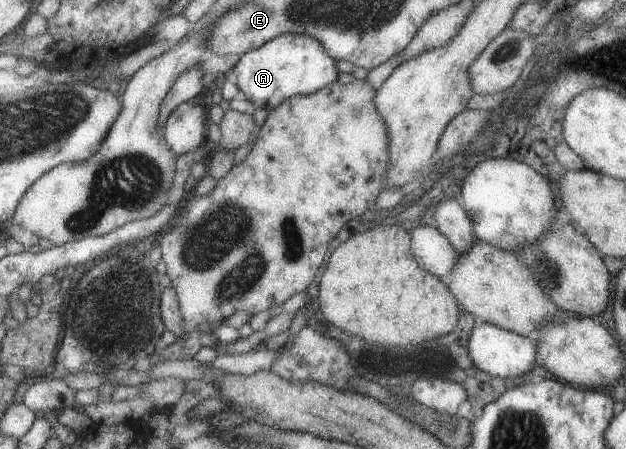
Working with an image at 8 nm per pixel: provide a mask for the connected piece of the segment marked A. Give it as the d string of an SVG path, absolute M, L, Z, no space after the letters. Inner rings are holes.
M289 33L246 52L233 69L237 86L247 99L268 111L295 95L310 95L339 78L338 60L315 38L308 34Z

